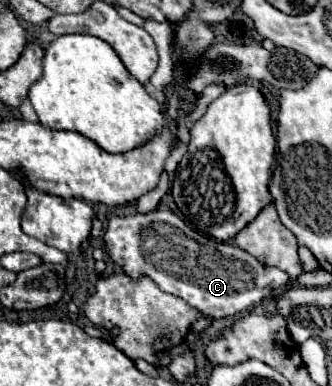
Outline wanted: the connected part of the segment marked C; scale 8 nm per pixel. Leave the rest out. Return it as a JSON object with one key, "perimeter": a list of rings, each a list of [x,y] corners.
{"perimeter":[[[155,209],[151,213],[133,213],[109,217],[105,227],[105,253],[131,279],[147,275],[165,293],[181,297],[199,311],[191,331],[203,331],[215,319],[237,315],[271,295],[275,287],[291,283],[289,275],[277,267],[259,263],[247,251],[231,243],[219,243],[209,235],[199,235],[171,211]]]}

